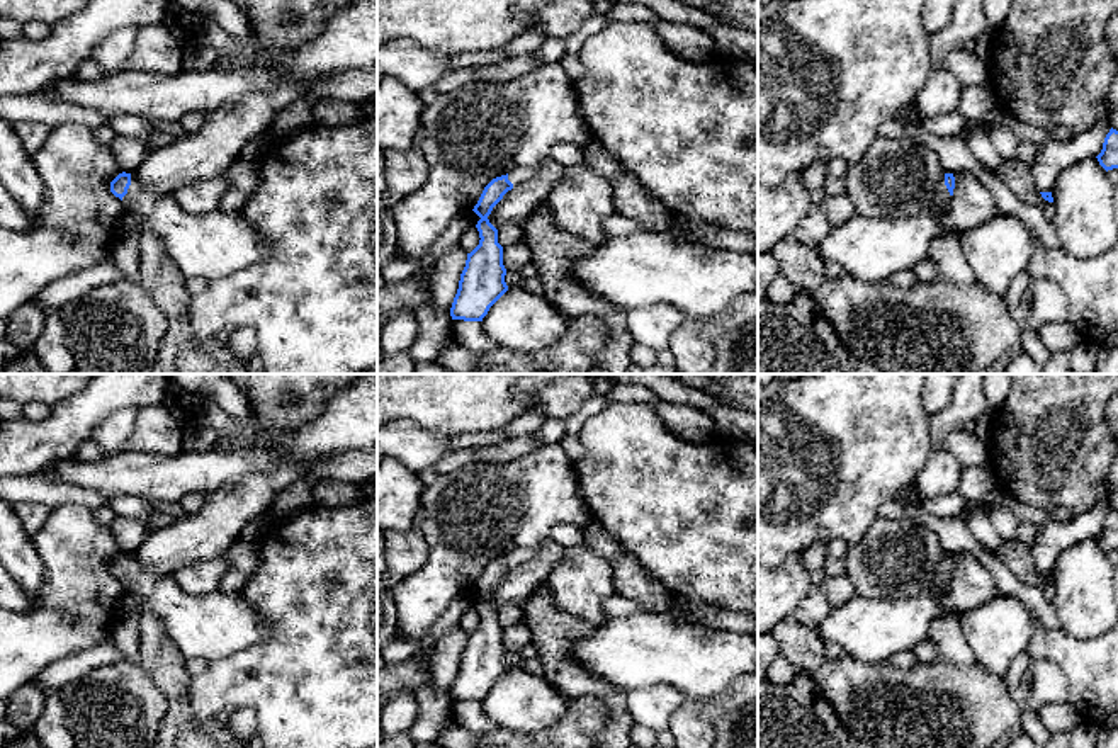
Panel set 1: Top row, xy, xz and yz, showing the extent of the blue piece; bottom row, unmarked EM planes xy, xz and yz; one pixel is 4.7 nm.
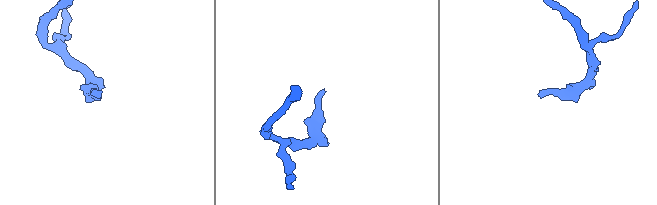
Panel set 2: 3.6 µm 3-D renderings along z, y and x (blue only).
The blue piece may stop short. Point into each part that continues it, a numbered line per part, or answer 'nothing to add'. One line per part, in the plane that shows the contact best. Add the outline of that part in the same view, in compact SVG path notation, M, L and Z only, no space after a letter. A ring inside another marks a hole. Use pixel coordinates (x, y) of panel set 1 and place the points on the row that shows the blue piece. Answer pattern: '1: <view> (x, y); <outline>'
1: xy (211, 245); M134 175L122 202L134 230L151 230L185 279L231 275L270 252L265 236L241 212L185 212L173 196L150 192Z

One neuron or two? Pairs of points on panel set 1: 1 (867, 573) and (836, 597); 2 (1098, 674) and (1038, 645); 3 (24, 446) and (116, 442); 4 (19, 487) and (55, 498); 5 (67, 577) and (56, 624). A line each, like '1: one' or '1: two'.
1: two
2: one
3: two
4: one
5: two

